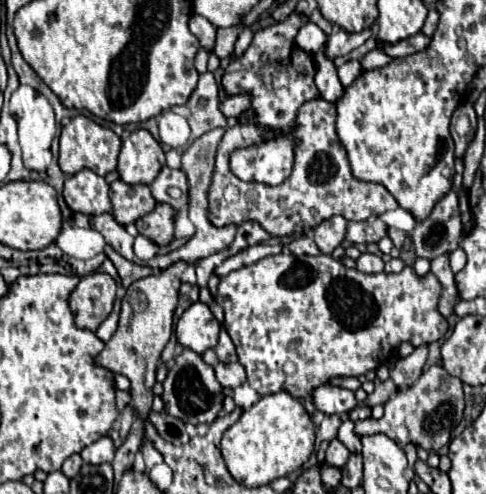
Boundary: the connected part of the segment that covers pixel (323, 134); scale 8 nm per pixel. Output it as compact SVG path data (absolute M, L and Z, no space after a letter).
M317 97L303 103L295 117L295 127L291 135L299 141L293 149L295 163L289 179L277 187L265 187L259 183L245 183L231 173L229 159L235 149L247 149L263 141L271 141L283 133L283 129L245 123L235 125L225 131L219 149L217 161L211 177L211 189L207 191L207 219L215 227L223 225L241 225L245 221L257 221L271 237L289 237L303 235L305 229L315 229L325 219L341 215L347 221L367 221L373 215L383 215L385 211L397 209L393 195L379 183L363 183L351 175L347 153L335 133L335 105Z

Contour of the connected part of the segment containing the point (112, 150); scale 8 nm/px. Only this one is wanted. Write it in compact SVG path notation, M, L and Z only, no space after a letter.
M85 115L73 117L63 129L61 129L61 147L59 147L59 167L61 171L71 177L81 169L91 169L97 175L107 175L109 171L115 171L117 167L117 155L121 149L121 139L107 127L97 125L93 119Z

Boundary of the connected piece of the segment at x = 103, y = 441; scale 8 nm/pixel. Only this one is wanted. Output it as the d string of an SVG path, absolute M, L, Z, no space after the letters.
M101 437L99 441L87 445L83 451L81 451L81 459L85 463L91 463L91 465L101 465L101 463L111 463L113 461L113 455L115 455L115 449L113 449L113 441L109 437Z

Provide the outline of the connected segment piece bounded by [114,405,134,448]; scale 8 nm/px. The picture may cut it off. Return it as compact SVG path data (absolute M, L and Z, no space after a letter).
M130 405L125 407L125 409L120 413L121 422L120 437L116 441L114 441L115 448L120 447L125 441L126 437L128 436L129 431L131 429L133 417L134 411Z

